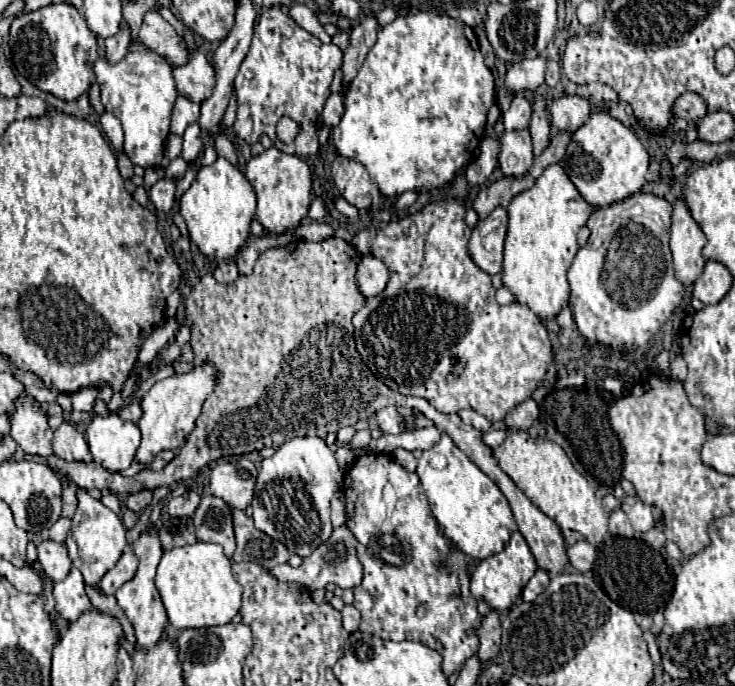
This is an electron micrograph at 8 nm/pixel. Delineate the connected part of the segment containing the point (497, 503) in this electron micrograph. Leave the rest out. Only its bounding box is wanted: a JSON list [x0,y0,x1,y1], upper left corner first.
[416,434,516,560]

